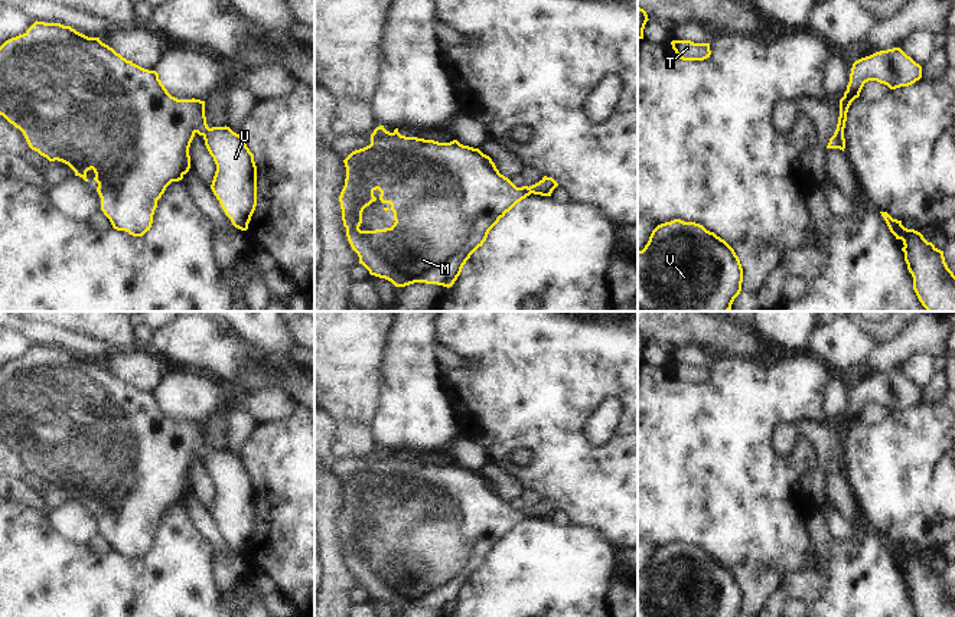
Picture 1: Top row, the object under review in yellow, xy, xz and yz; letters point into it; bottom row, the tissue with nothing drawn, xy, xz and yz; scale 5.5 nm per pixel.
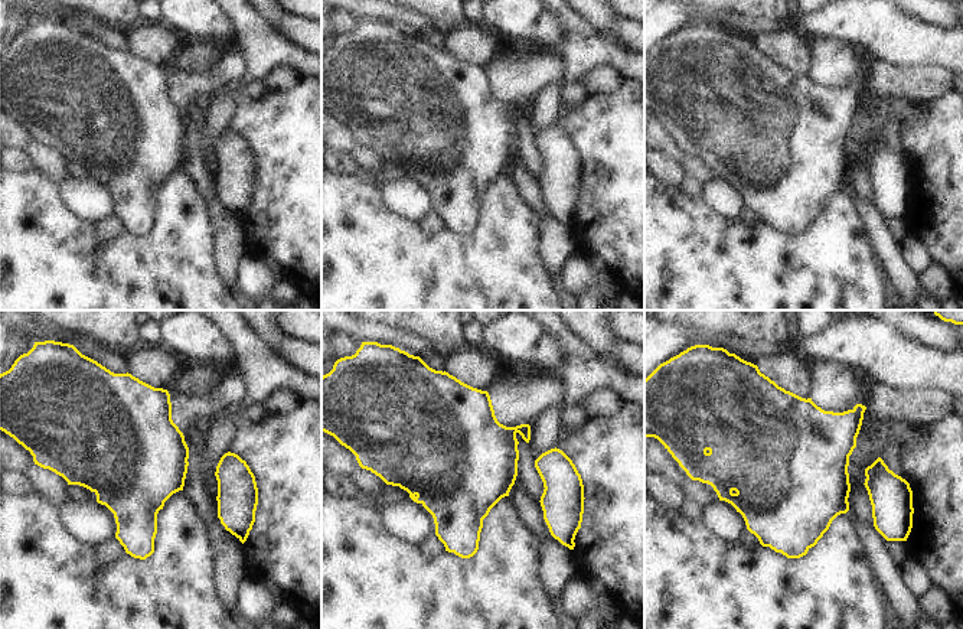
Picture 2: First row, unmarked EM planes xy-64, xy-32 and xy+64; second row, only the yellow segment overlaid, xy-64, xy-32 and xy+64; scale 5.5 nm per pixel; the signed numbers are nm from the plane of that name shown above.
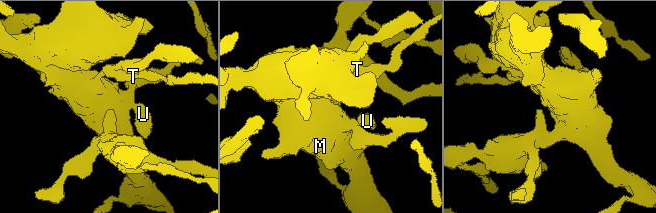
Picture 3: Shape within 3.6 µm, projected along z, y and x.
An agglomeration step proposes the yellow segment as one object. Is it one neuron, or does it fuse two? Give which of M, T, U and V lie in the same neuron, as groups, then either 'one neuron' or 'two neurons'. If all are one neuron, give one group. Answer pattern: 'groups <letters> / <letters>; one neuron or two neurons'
groups M T U V; one neuron

